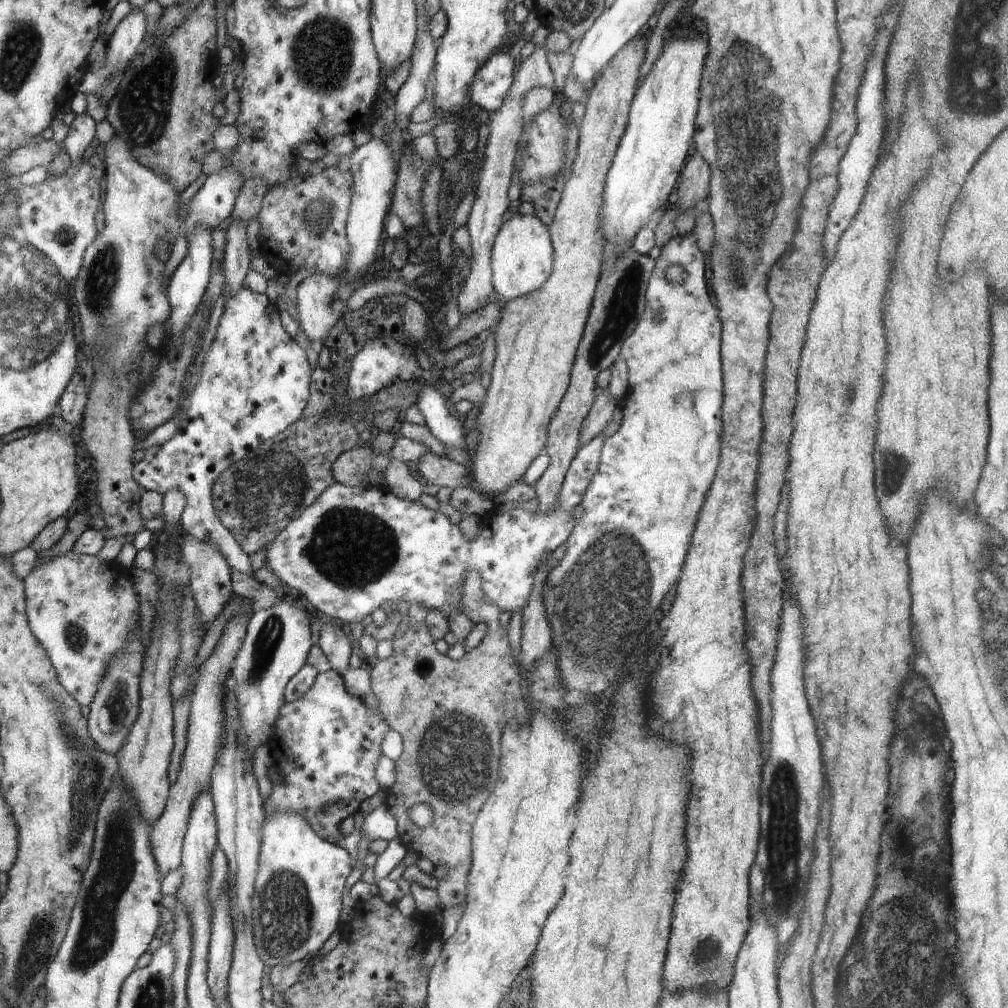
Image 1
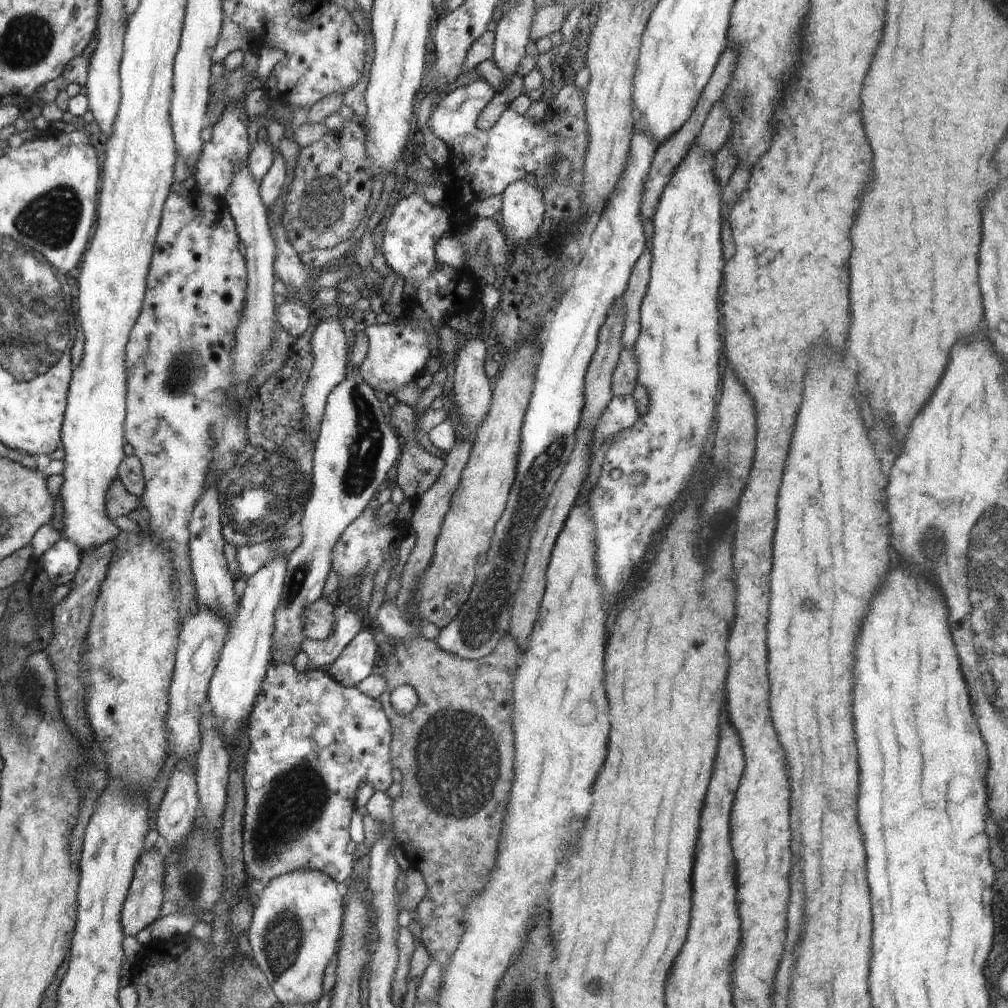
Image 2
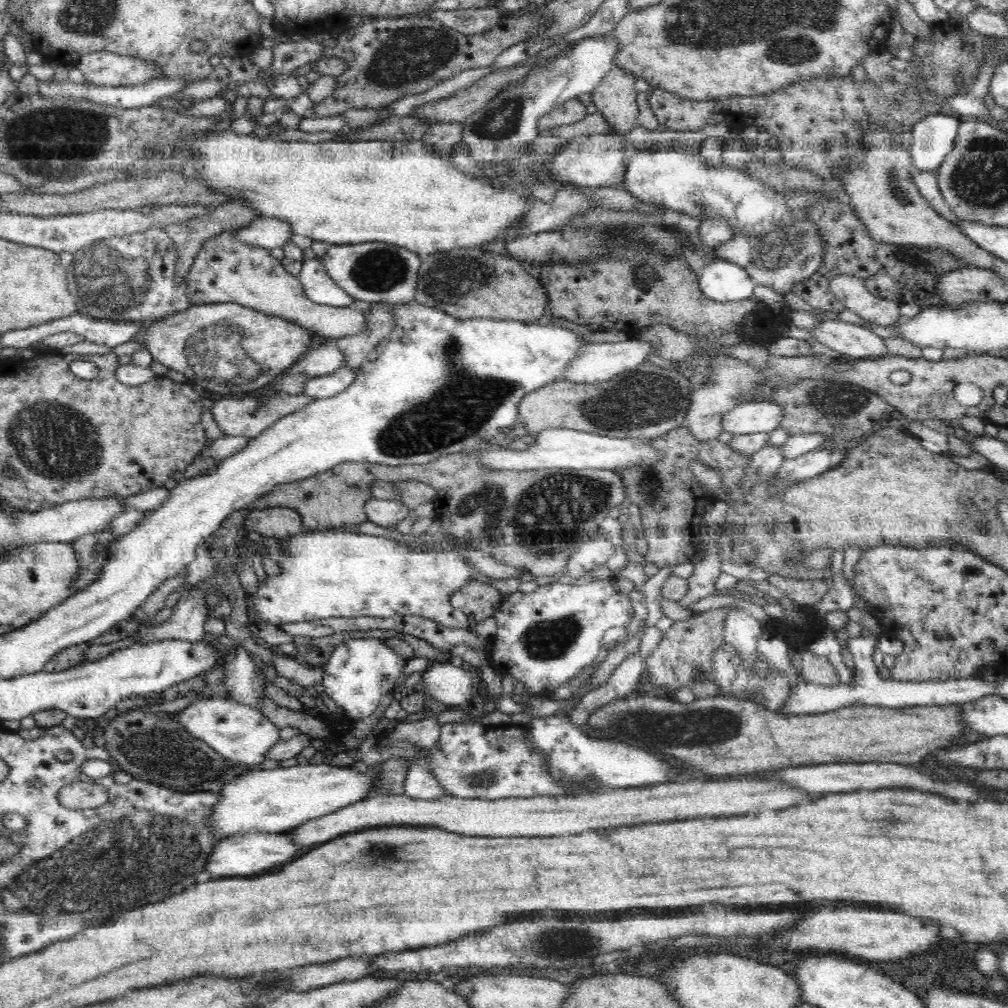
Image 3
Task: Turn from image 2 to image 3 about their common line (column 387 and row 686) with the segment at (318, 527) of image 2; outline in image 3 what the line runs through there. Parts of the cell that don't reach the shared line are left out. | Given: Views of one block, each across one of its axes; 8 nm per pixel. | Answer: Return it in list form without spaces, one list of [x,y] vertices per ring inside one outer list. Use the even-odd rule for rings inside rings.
[[[433,662],[429,669],[421,673],[416,689],[448,707],[462,706],[469,703],[476,692],[470,676],[471,673],[461,664]]]

